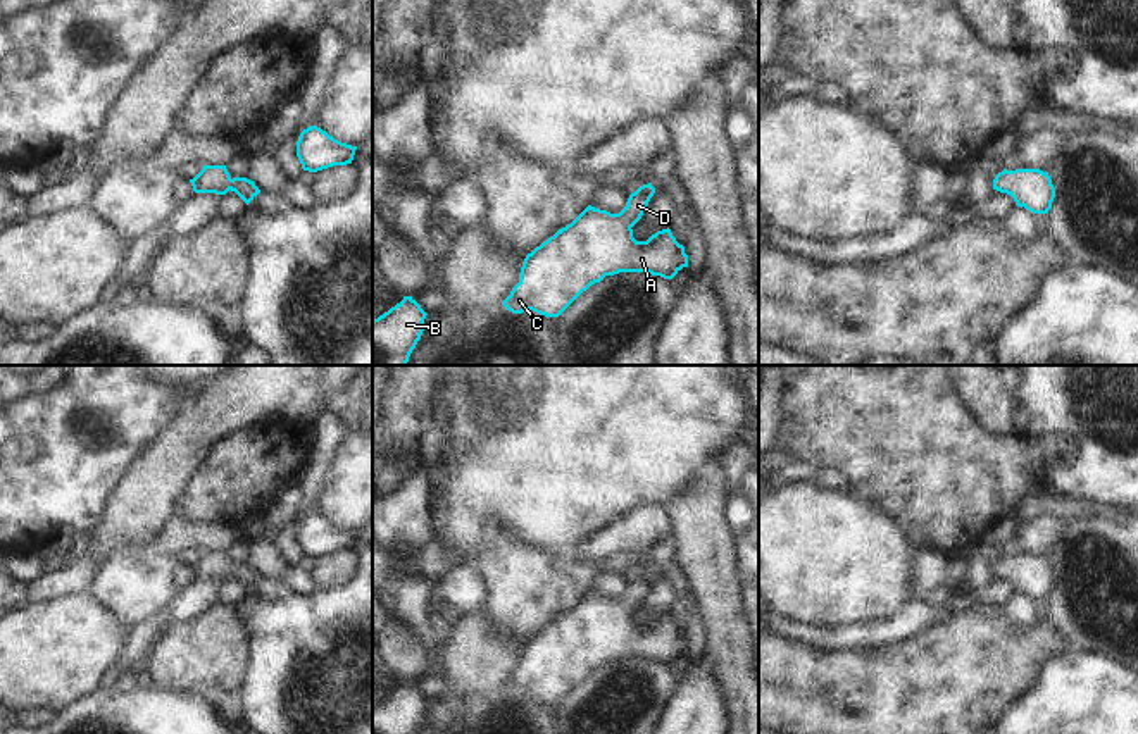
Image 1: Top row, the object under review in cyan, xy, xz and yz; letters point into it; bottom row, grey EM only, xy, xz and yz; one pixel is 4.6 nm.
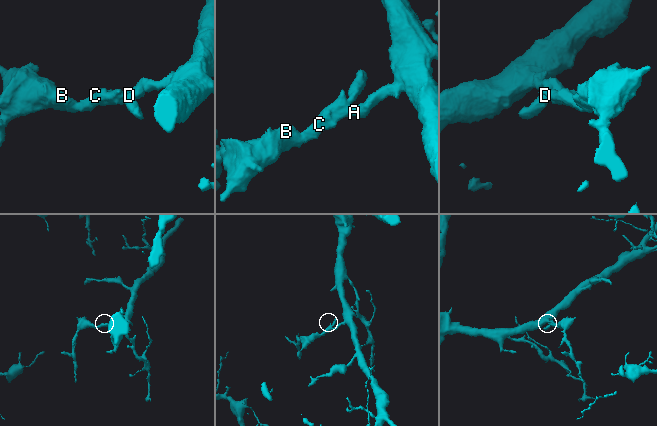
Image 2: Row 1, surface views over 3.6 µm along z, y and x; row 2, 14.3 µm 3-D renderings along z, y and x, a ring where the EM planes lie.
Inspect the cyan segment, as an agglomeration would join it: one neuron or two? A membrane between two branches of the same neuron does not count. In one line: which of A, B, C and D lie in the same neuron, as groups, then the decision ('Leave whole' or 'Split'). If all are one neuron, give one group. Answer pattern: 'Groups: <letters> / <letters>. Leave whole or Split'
Groups: A B C D. Leave whole.

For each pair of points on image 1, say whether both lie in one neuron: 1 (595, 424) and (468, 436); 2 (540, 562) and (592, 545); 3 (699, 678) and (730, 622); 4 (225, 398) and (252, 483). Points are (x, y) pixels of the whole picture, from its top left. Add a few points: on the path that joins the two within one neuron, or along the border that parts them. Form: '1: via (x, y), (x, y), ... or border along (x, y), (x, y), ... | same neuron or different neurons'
1: via (564, 424), (499, 436) | same neuron
2: border along (564, 555), (573, 560), (594, 560), (597, 564) | different neurons
3: border along (704, 653), (718, 678), (723, 698) | different neurons
4: border along (268, 422), (230, 431), (204, 457) | different neurons

